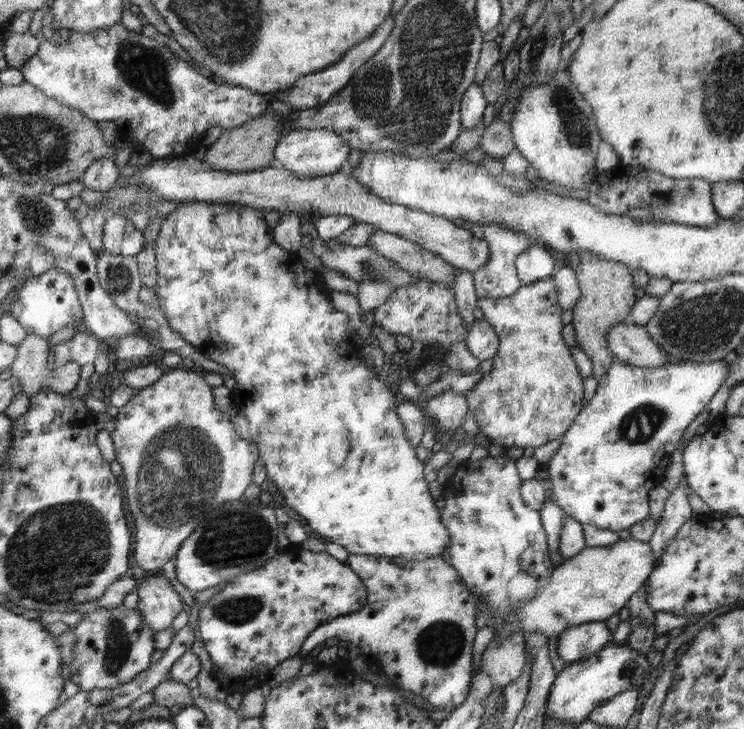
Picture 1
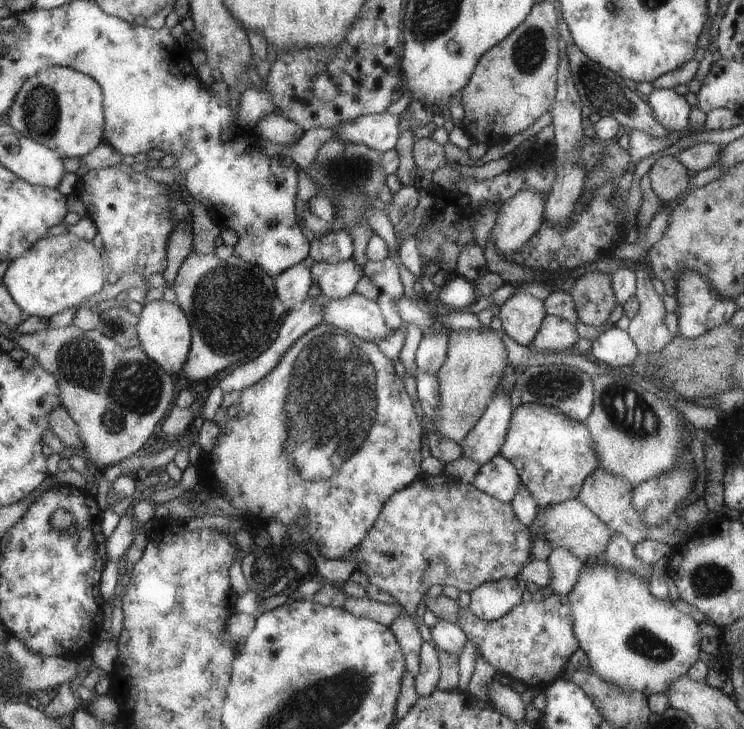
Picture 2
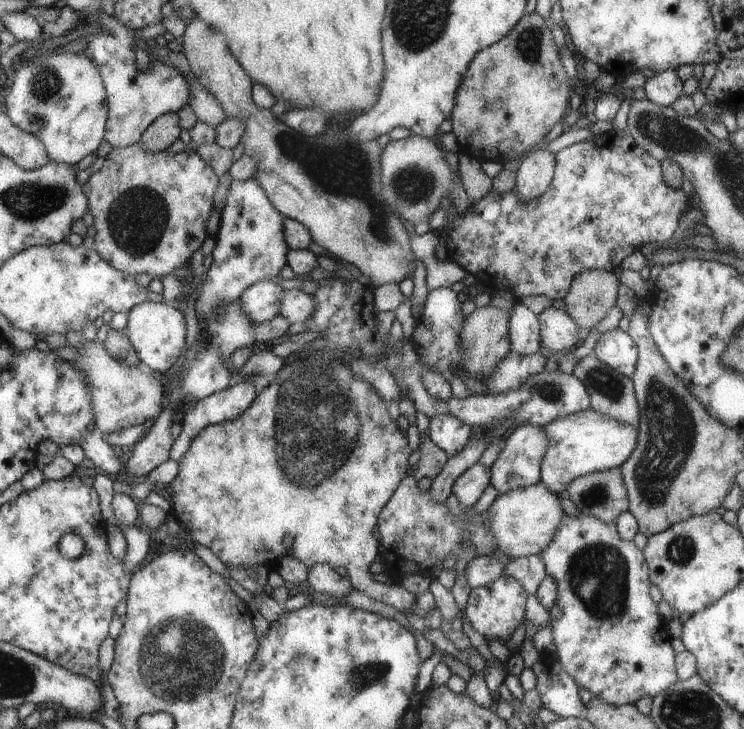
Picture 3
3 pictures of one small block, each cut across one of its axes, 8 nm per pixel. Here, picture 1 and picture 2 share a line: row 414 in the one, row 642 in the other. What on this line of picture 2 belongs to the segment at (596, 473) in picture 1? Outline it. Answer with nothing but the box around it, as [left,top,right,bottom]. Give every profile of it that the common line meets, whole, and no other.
[566,555,700,697]

